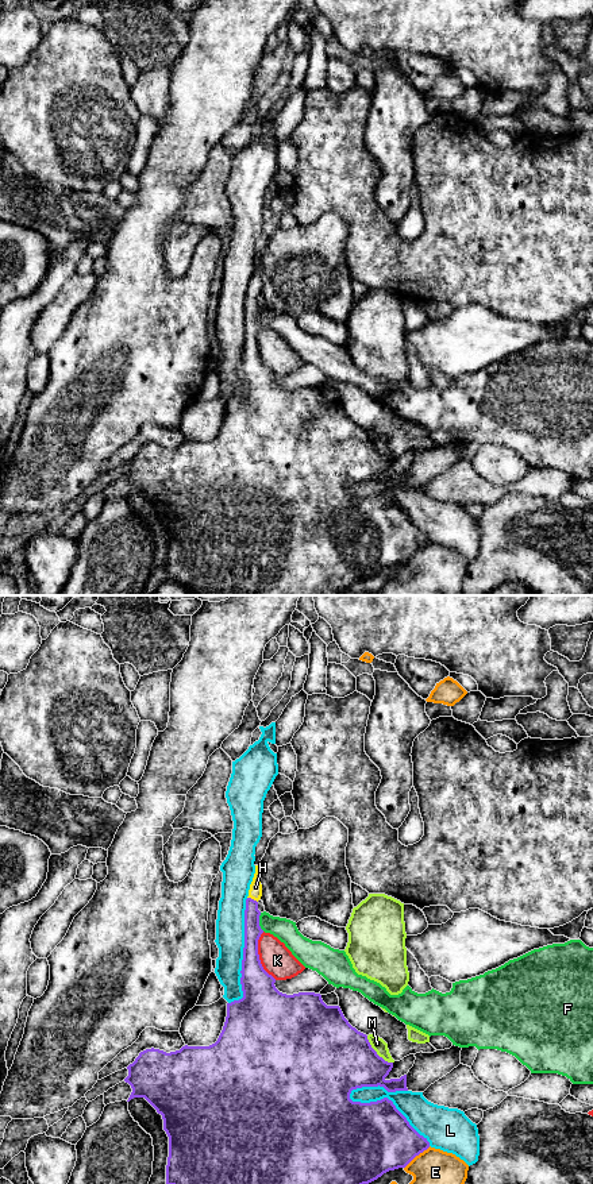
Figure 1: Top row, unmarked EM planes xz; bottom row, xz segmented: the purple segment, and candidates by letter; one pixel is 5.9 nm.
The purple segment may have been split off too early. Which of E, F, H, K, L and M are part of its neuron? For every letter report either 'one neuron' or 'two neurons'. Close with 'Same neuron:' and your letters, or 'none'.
E: two neurons
F: two neurons
H: one neuron
K: two neurons
L: two neurons
M: two neurons
Same neuron: H

